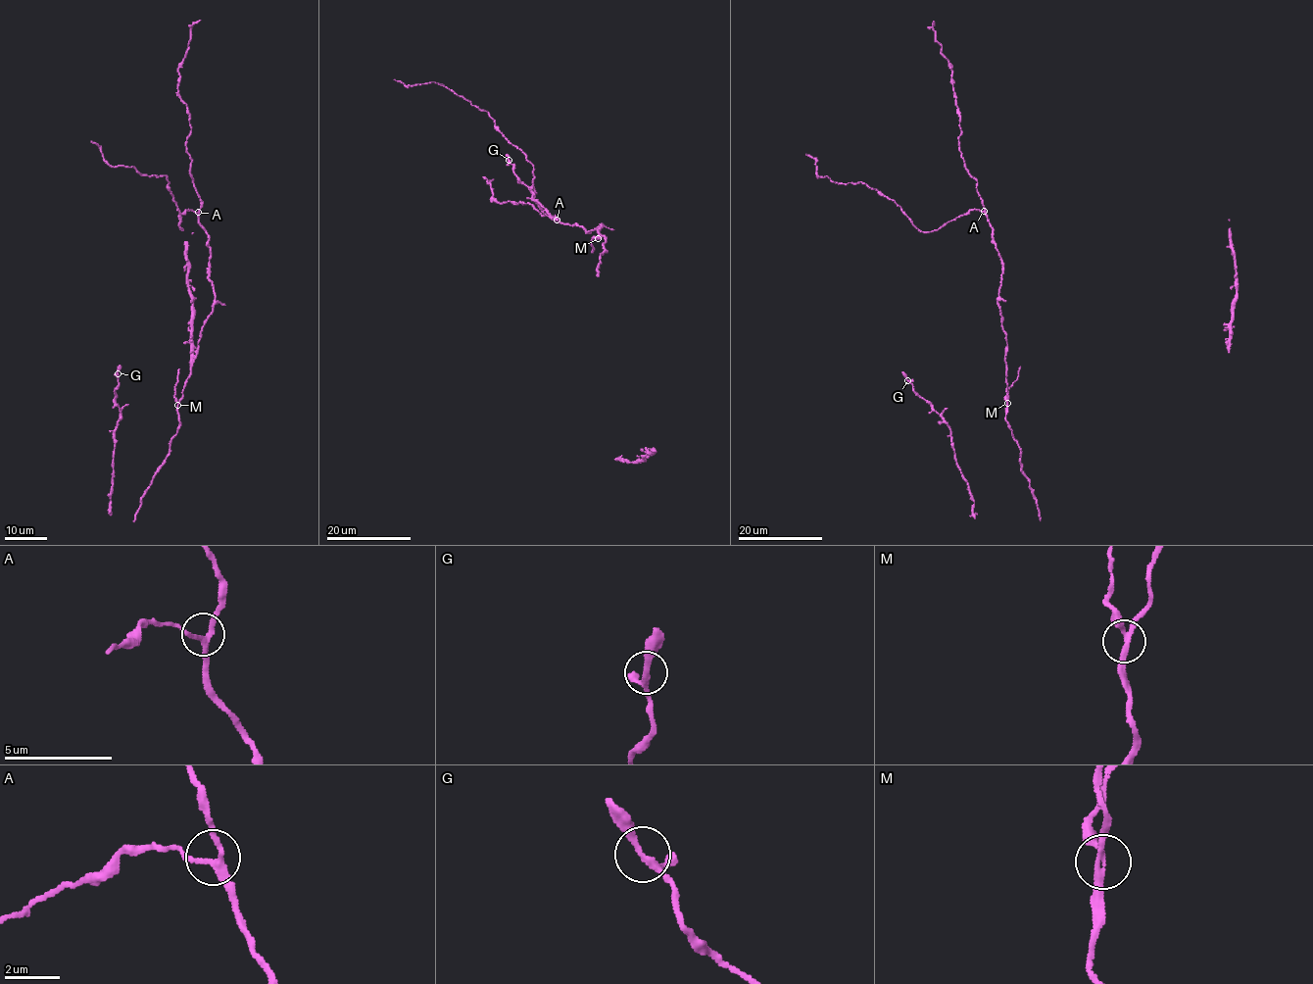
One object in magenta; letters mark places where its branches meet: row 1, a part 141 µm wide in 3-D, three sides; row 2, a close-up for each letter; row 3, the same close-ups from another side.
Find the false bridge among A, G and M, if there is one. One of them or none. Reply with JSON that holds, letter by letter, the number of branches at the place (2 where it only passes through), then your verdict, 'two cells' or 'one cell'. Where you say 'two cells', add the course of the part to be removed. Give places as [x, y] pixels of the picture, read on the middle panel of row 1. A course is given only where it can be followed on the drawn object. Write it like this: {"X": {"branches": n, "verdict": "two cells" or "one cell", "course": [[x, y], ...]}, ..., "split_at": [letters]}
{"A": {"branches": 3, "verdict": "one cell"}, "G": {"branches": 3, "verdict": "one cell"}, "M": {"branches": 3, "verdict": "two cells", "course": [[598, 239], [591, 239], [593, 252]]}, "split_at": ["M"]}

